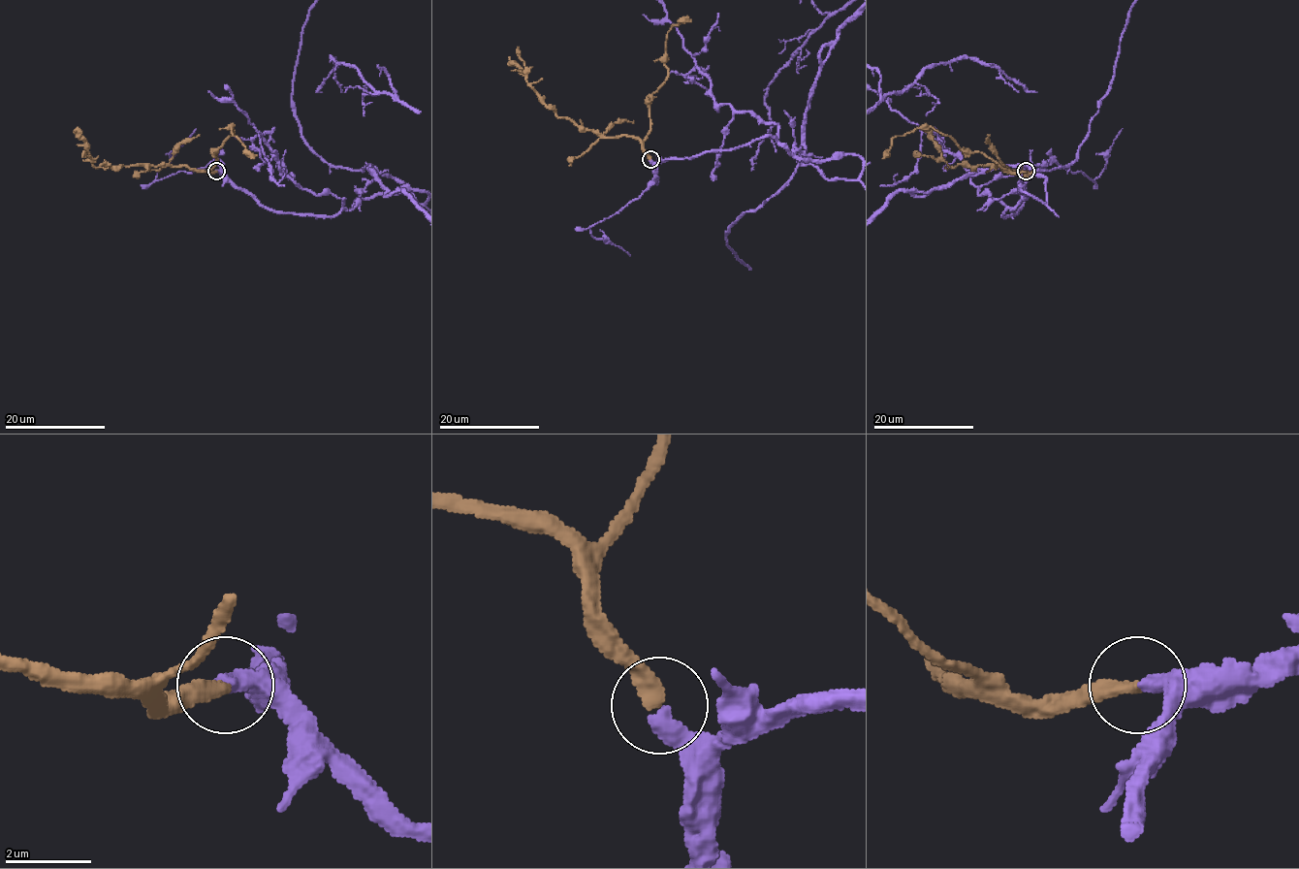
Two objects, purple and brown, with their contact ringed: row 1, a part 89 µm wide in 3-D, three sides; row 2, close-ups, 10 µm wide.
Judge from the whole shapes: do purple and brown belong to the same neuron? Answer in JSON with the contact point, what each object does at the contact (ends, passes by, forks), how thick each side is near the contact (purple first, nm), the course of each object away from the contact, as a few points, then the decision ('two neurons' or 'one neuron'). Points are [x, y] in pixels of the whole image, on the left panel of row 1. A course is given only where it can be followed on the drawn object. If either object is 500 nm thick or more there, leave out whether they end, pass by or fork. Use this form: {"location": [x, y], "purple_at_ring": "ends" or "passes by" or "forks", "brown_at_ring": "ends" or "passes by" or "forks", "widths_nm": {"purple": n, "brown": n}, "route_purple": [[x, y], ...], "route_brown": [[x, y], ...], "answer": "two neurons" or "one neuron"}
{"location": [216, 171], "purple_at_ring": "ends", "brown_at_ring": "ends", "widths_nm": {"purple": 440, "brown": 340}, "route_purple": [[215, 171], [275, 210], [427, 200], [330, 166], [292, 100]], "route_brown": [[215, 171], [184, 166], [96, 167], [88, 144], [75, 131]], "answer": "one neuron"}

